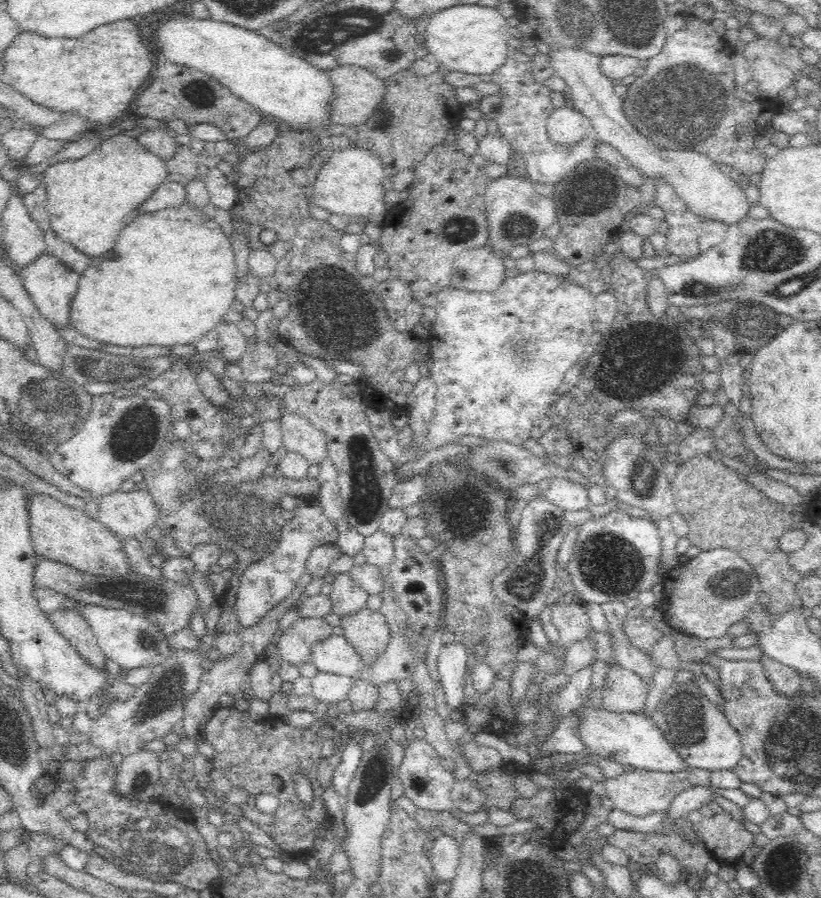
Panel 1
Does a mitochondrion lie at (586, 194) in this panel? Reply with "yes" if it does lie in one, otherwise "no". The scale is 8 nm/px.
yes

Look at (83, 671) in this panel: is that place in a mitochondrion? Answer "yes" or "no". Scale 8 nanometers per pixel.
no

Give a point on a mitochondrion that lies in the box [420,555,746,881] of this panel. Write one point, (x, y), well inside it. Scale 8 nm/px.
(691, 730)

